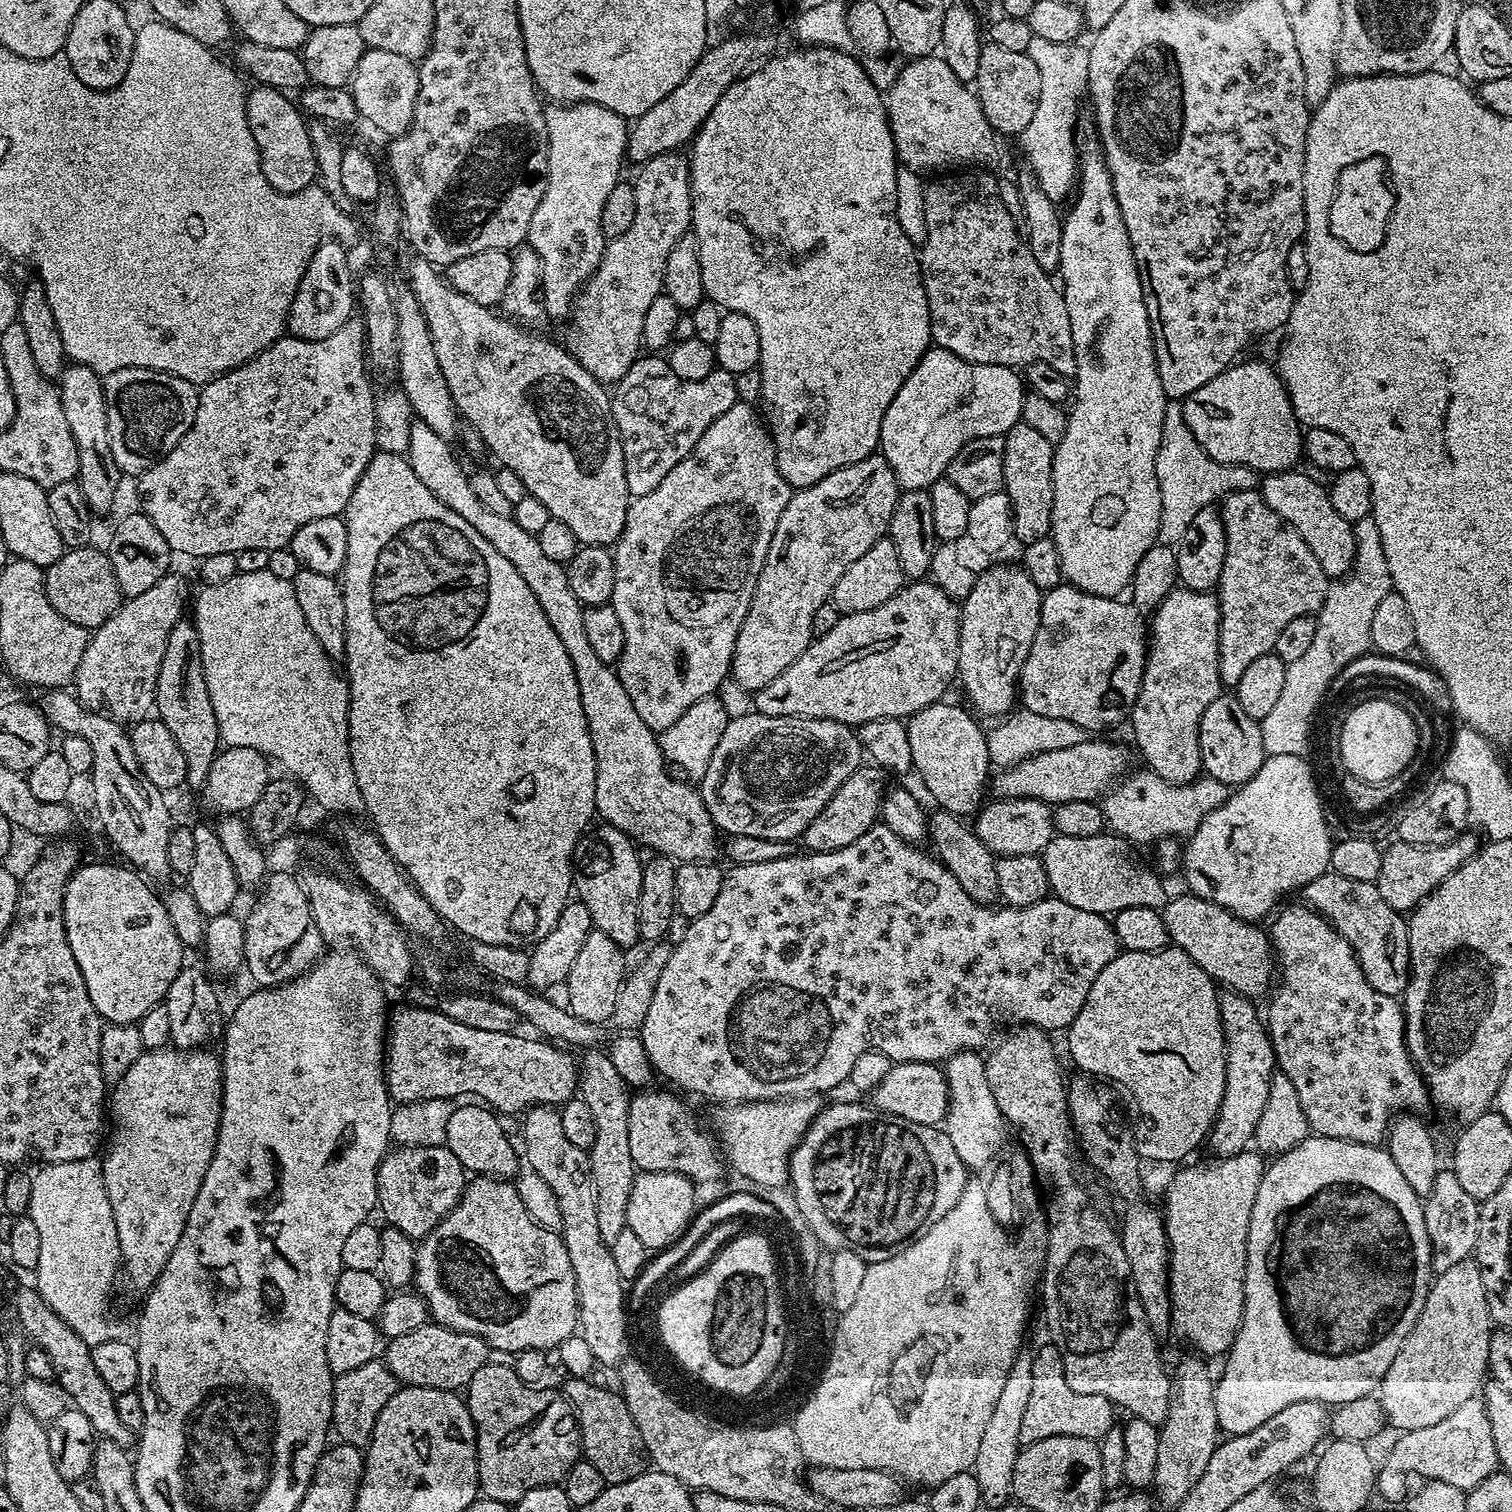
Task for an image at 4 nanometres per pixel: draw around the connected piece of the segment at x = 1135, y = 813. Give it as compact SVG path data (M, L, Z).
M1151 770L1143 771L1134 773L1125 784L1117 783L1114 790L1107 793L1102 804L1105 825L1115 835L1123 837L1136 846L1139 844L1152 846L1161 840L1187 837L1203 822L1206 814L1210 814L1215 808L1222 806L1230 795L1229 789L1225 785L1219 784L1217 780L1211 778L1197 778L1190 784L1171 784L1155 776Z

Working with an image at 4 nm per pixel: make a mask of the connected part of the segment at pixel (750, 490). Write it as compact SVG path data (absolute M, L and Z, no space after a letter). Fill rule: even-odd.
M737 402L722 414L698 438L694 450L662 482L658 482L650 494L637 496L629 503L626 514L626 526L619 540L614 545L616 565L614 566L614 590L611 606L614 614L618 614L618 622L622 622L622 634L626 634L626 642L622 646L622 654L614 667L622 686L626 686L626 694L630 694L630 702L634 702L634 710L642 717L642 722L659 734L665 732L694 702L713 695L729 679L732 671L732 655L738 638L738 630L742 630L742 622L750 610L750 602L754 598L754 590L758 582L758 574L766 562L766 554L770 550L770 538L774 538L774 530L778 526L778 518L782 518L782 510L786 510L786 502L790 502L794 491L792 485L783 478L776 465L776 444L772 441L772 433L766 427L765 421L756 417L757 409L750 404Z

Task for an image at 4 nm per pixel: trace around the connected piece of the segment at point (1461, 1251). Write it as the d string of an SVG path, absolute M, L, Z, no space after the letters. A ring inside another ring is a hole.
M1441 1170L1434 1178L1434 1190L1423 1201L1426 1234L1430 1238L1432 1266L1436 1272L1450 1270L1458 1262L1469 1259L1476 1251L1481 1201L1470 1198L1466 1189L1450 1170Z

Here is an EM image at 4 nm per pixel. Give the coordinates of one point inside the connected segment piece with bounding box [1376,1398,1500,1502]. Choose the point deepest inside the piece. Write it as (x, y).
(1459, 1451)

